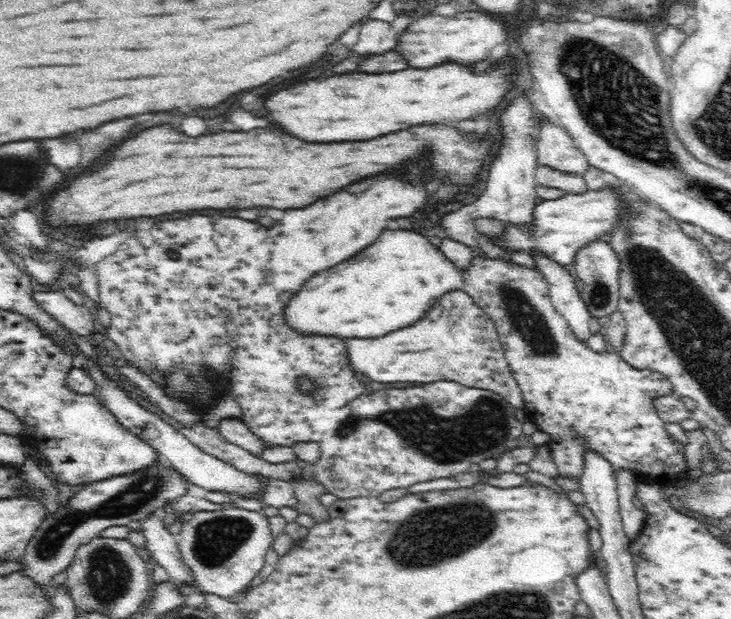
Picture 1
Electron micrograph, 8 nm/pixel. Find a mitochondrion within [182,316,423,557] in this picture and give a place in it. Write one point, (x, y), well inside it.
(352, 421)

